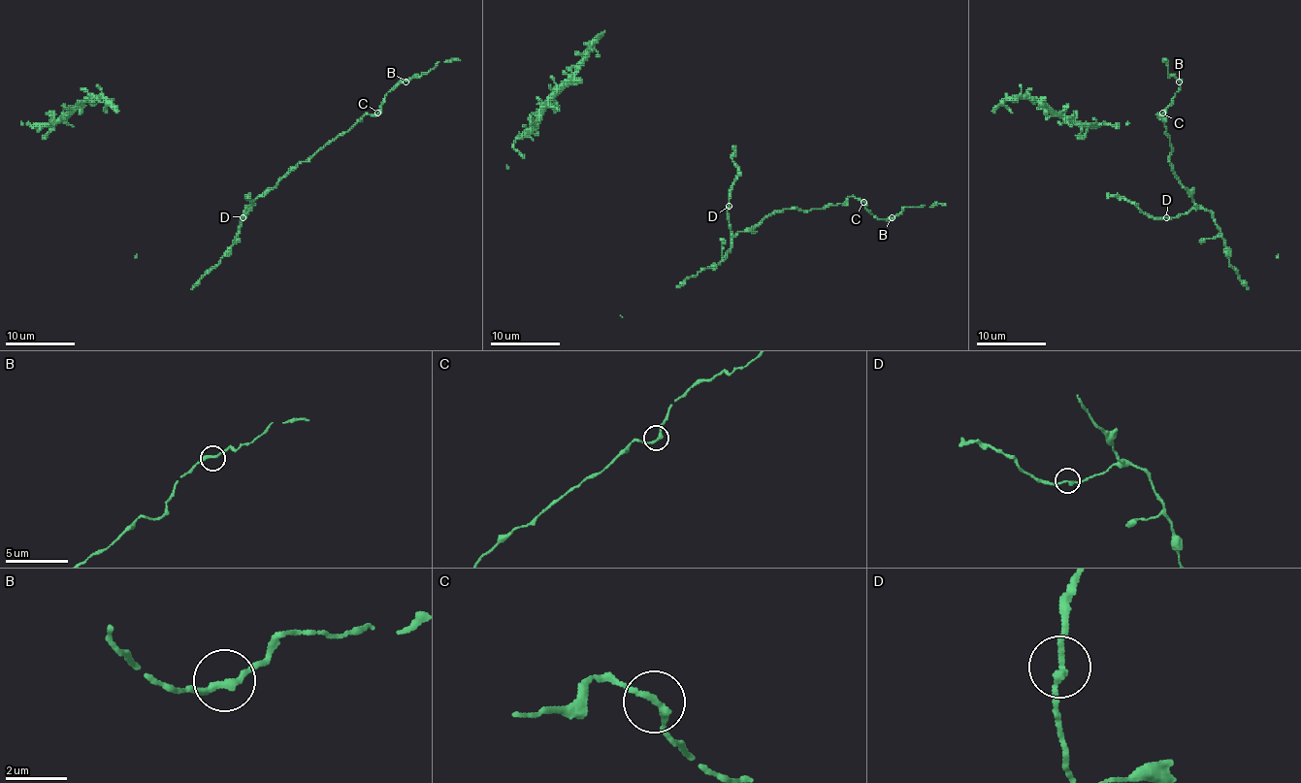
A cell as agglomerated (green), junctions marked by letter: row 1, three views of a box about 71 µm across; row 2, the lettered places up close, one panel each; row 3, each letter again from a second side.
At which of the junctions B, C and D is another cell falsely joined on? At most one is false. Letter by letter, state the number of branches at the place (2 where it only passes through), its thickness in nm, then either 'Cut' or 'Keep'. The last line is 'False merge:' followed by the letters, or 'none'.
B: Branches: 2. Thickness 220 nm. Keep
C: Branches: 2. Thickness 200 nm. Keep
D: Branches: 2. Thickness 200 nm. Keep
False merge: none

